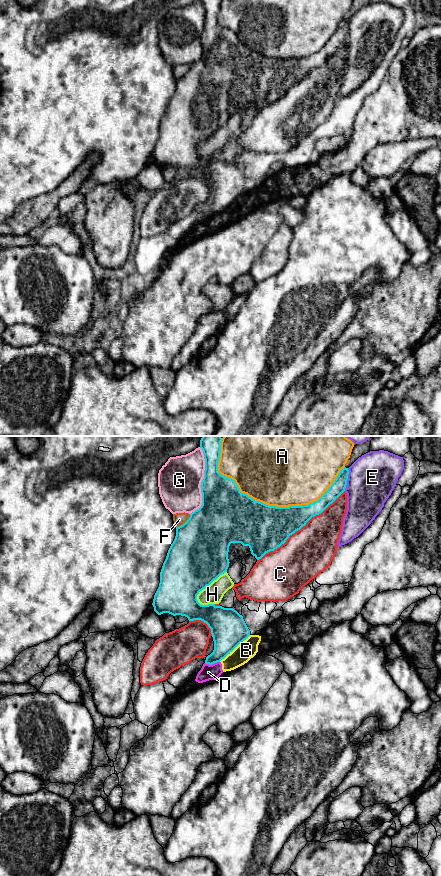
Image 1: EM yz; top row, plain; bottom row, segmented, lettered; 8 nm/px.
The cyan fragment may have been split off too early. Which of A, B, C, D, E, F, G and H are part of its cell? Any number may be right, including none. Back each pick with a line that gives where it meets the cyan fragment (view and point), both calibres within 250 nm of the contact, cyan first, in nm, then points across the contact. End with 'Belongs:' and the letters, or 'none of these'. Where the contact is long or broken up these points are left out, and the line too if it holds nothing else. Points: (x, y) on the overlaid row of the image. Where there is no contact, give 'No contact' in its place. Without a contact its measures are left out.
Belongs: none of these

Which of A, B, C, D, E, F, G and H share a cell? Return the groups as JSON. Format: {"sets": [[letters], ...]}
{"sets": [["A"], ["B", "D"], ["C"], ["E"], ["F"], ["G"], ["H"]]}

